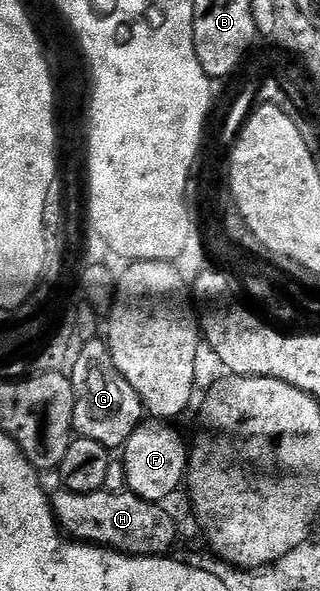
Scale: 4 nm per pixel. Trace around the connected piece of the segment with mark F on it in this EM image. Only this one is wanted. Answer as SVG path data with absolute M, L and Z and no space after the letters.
M143 421L131 433L123 448L125 465L125 486L149 503L164 504L168 495L182 490L189 470L190 448L185 447L185 439L165 421Z

